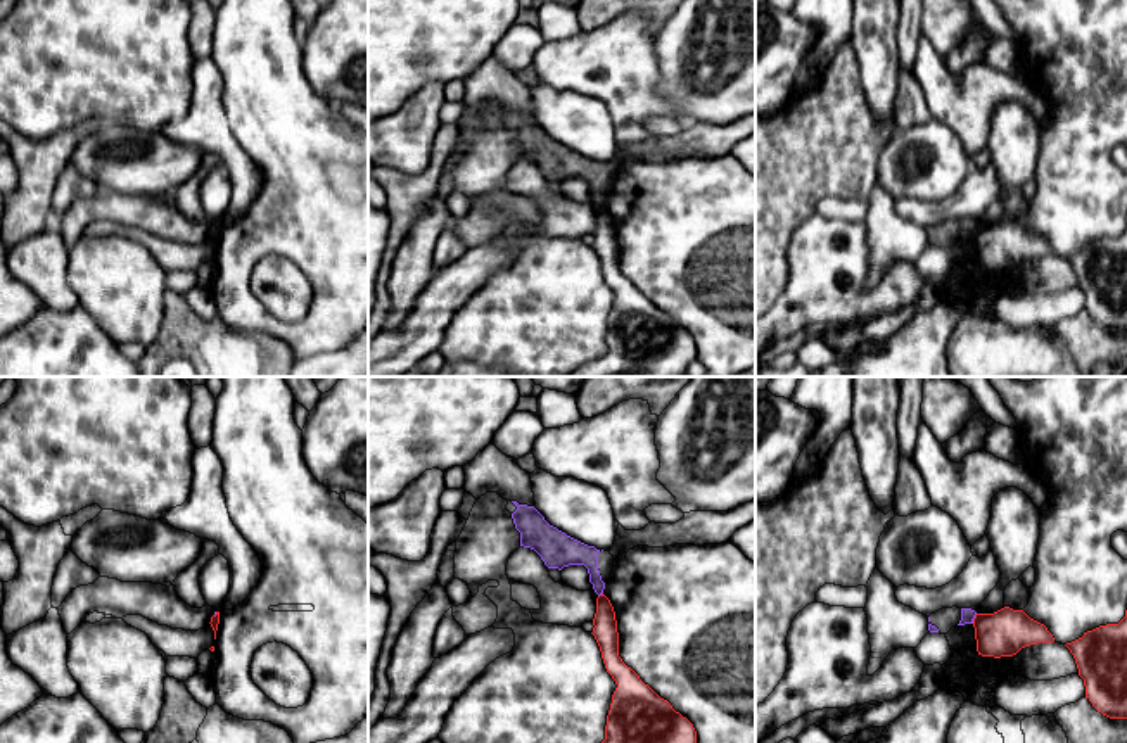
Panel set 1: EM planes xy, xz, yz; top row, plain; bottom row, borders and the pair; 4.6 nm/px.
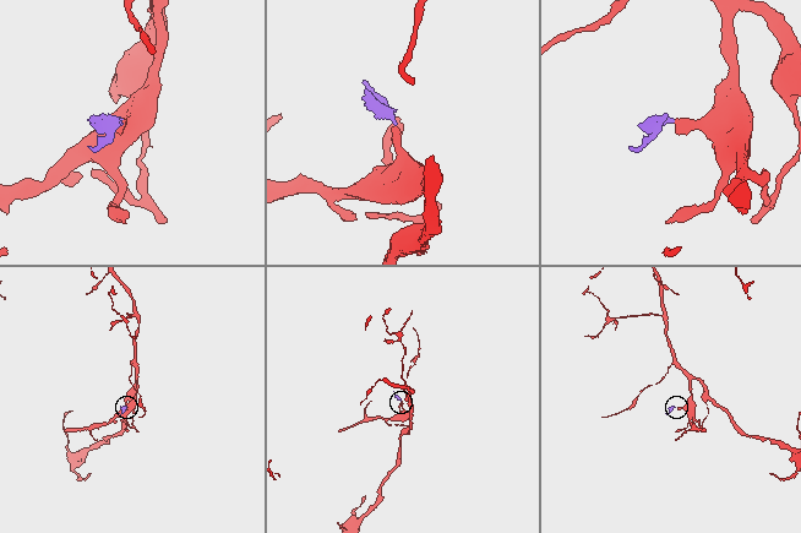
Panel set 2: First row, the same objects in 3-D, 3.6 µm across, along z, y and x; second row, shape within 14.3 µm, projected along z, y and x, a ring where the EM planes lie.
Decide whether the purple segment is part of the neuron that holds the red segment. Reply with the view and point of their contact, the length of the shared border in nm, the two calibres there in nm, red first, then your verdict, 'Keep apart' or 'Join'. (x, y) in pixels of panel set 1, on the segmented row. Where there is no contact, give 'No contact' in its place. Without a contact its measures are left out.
Touches red at yz (974, 619). Shared border 50 nm. Thickness 220 nm (red) against 60 nm. Keep apart

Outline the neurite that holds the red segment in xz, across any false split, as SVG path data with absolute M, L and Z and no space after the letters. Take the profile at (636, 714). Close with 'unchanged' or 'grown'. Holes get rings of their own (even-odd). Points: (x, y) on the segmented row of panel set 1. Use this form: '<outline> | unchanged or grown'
M605 594L596 598L593 626L605 669L617 684L602 743L697 743L693 724L619 657L615 612Z | unchanged

